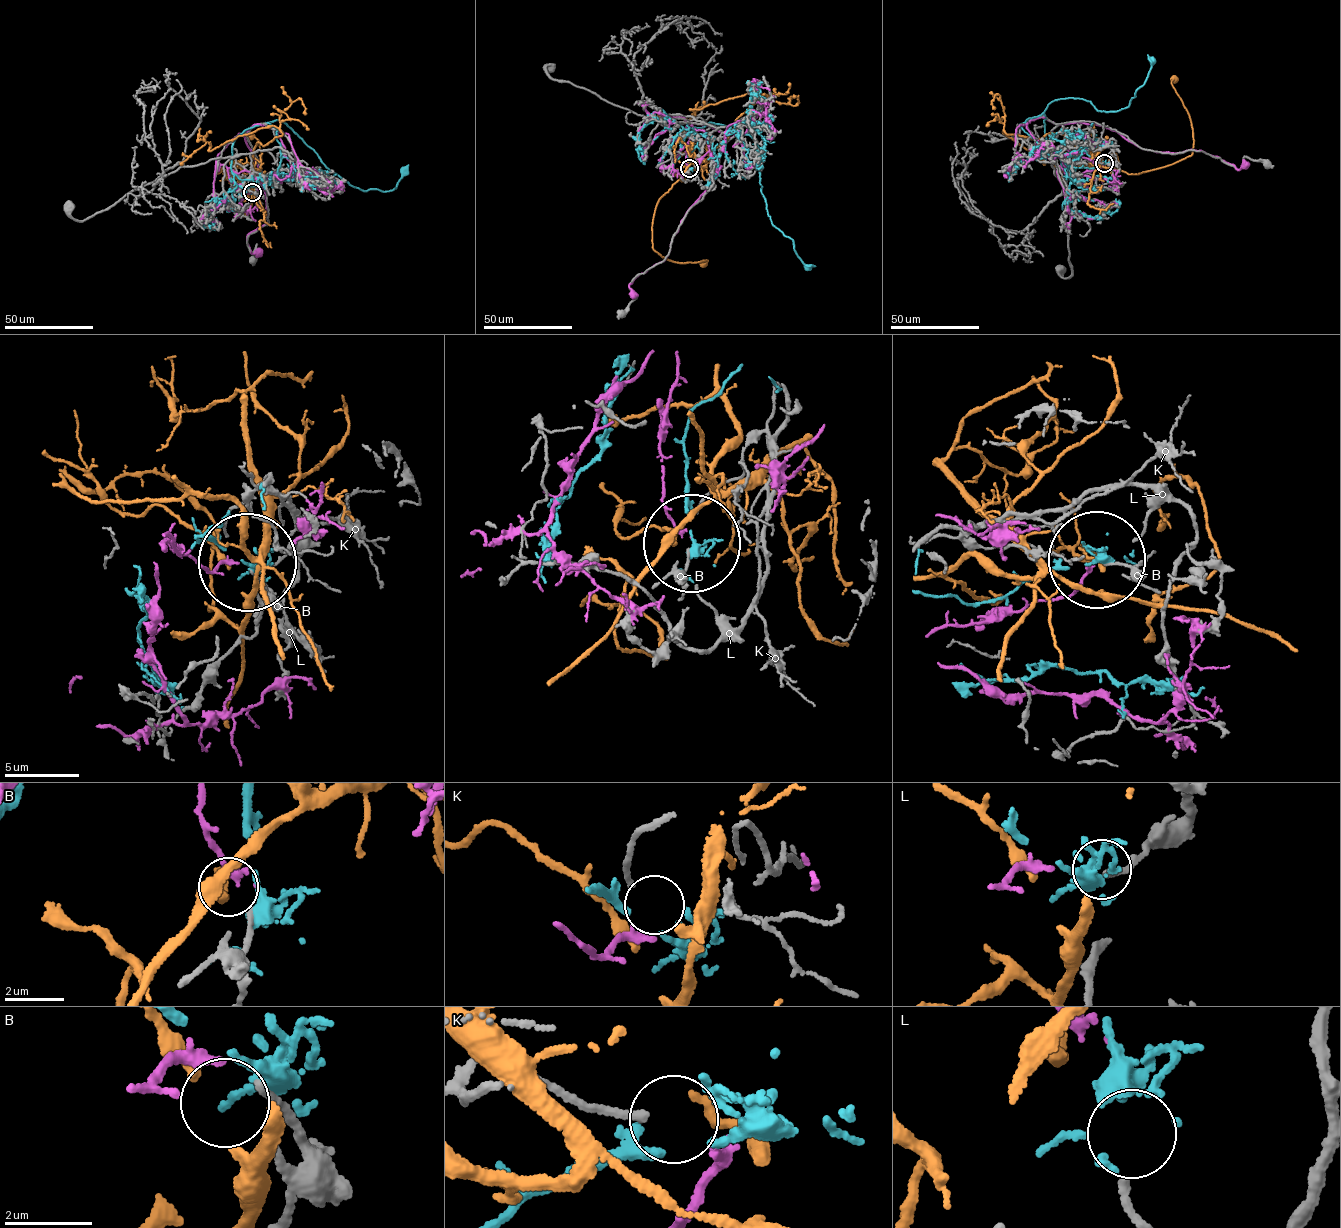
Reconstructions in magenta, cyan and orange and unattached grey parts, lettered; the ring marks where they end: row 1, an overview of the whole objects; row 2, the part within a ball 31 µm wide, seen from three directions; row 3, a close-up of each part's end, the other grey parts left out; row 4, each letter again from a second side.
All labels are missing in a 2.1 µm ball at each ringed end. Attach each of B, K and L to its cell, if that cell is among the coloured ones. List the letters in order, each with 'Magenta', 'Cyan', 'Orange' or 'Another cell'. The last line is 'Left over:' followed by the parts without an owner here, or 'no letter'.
B: Another cell
K: Another cell
L: Another cell
Left over: B, K, L

